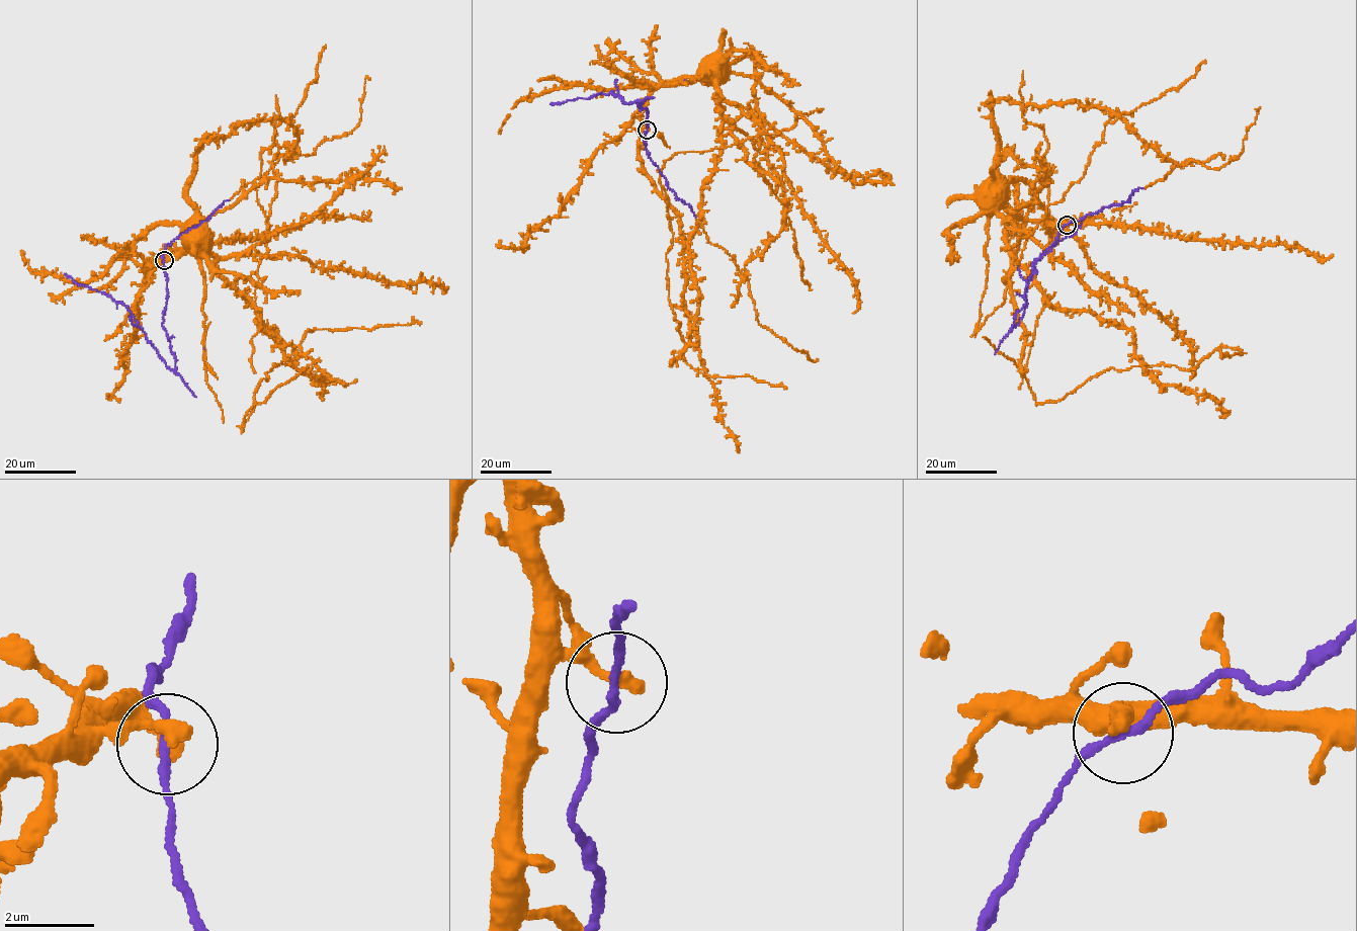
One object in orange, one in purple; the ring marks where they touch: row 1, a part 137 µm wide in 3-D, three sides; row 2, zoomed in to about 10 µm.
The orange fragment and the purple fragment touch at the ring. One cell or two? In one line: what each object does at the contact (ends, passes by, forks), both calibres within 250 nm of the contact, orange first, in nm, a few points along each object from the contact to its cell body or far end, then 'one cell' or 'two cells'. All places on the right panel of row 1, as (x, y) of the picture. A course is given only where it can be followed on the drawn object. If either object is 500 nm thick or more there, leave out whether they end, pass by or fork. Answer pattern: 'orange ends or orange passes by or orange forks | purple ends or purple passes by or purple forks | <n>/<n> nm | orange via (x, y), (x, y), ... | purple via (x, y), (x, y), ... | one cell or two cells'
orange ends | purple passes by | 340/170 nm | orange via (1067, 224), (1018, 218), (995, 191) | purple via (1067, 224), (1035, 265), (1024, 290), (1025, 305), (1012, 327), (1024, 311), (1033, 262), (1081, 224) | one cell

